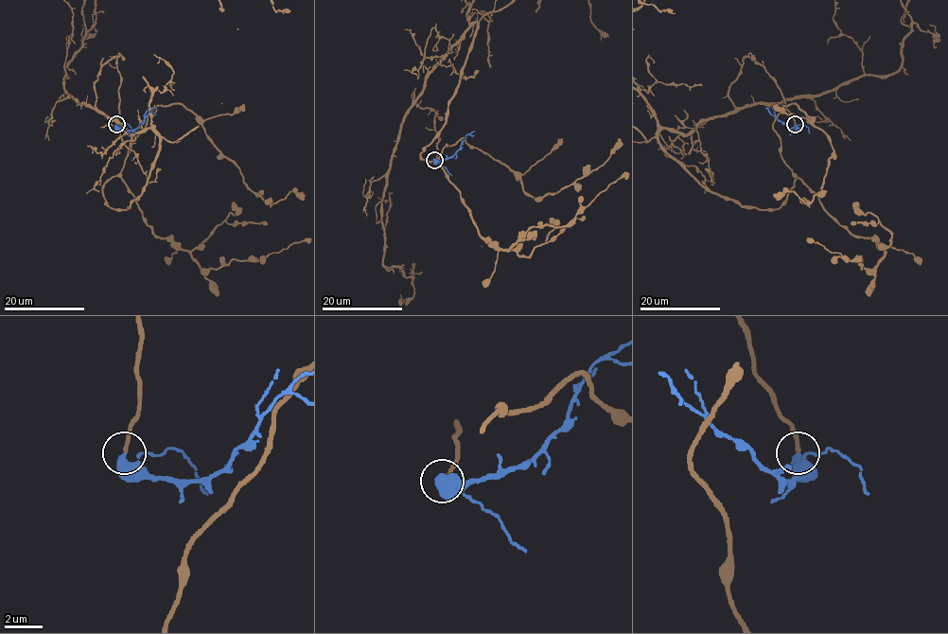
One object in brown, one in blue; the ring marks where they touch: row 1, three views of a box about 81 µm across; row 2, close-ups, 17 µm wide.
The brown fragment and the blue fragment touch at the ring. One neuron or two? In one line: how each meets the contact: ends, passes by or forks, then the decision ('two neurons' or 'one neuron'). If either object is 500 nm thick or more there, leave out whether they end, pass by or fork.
brown ends | blue passes by | one neuron

